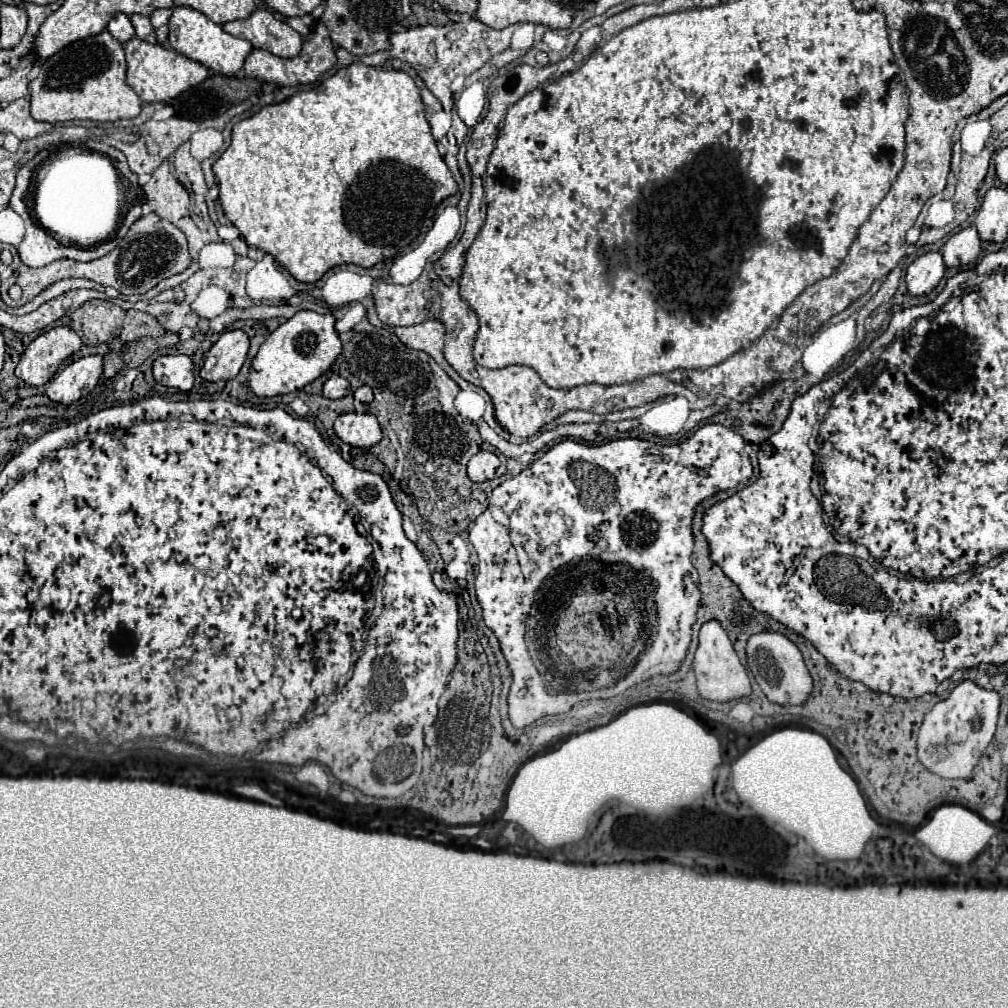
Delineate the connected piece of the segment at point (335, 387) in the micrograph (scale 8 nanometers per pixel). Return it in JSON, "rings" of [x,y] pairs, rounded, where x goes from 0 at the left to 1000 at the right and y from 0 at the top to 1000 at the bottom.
{"rings":[[[331,372],[321,380],[321,394],[325,394],[325,396],[339,396],[339,394],[343,394],[347,390],[349,390],[347,380],[341,374]]]}

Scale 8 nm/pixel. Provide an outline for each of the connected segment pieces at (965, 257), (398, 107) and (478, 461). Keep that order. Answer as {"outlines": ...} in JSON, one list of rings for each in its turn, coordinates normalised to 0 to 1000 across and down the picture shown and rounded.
{"outlines":[[[[966,223],[956,225],[954,229],[946,231],[938,239],[938,253],[937,253],[938,265],[956,265],[956,263],[964,261],[972,251],[972,243],[974,243],[974,239],[972,239]]],[[[351,63],[347,66],[337,68],[333,74],[323,78],[323,88],[308,88],[308,90],[296,90],[288,98],[272,104],[260,106],[254,114],[240,118],[230,128],[230,142],[228,146],[216,156],[212,162],[212,172],[218,184],[218,201],[224,211],[224,215],[238,227],[242,239],[246,245],[254,245],[266,253],[270,253],[280,265],[288,269],[288,273],[294,279],[300,281],[313,281],[323,269],[329,265],[351,261],[357,265],[371,265],[373,261],[379,261],[383,257],[393,255],[403,243],[409,243],[411,237],[425,229],[431,221],[433,205],[446,193],[454,189],[454,184],[442,166],[440,158],[437,156],[433,148],[433,140],[427,132],[427,124],[423,120],[421,102],[417,98],[417,90],[407,74],[391,68],[381,66],[365,66],[359,63]]],[[[478,447],[478,449],[472,449],[472,451],[464,457],[464,473],[466,473],[470,479],[478,479],[478,477],[490,475],[494,463],[496,463],[494,451],[488,449],[488,447]]]]}

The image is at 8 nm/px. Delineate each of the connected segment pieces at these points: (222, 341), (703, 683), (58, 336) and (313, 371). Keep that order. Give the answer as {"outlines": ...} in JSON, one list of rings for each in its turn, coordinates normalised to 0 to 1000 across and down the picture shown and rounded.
{"outlines":[[[[238,326],[224,328],[208,344],[206,352],[214,354],[214,362],[208,368],[200,368],[202,378],[228,378],[236,372],[246,350],[246,332]]],[[[702,616],[702,618],[696,620],[694,638],[692,638],[687,662],[688,662],[688,668],[690,668],[694,691],[698,691],[702,695],[722,697],[722,695],[728,695],[728,693],[734,693],[734,691],[742,691],[746,688],[742,668],[740,668],[738,660],[734,658],[722,630],[712,620],[712,616]]],[[[54,324],[38,332],[16,362],[16,374],[32,384],[46,382],[63,356],[73,352],[81,344],[79,334],[69,324]]],[[[296,309],[260,340],[250,358],[246,384],[256,394],[272,394],[290,390],[292,386],[300,386],[302,382],[315,376],[327,366],[327,362],[335,356],[339,348],[339,340],[331,326],[331,320],[333,316],[327,311],[317,313],[312,309]]]]}

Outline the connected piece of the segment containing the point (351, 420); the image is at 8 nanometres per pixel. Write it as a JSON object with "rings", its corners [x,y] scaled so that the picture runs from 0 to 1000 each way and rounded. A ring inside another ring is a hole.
{"rings":[[[341,410],[331,418],[333,432],[349,443],[371,443],[379,436],[377,422],[371,412],[365,410]]]}

